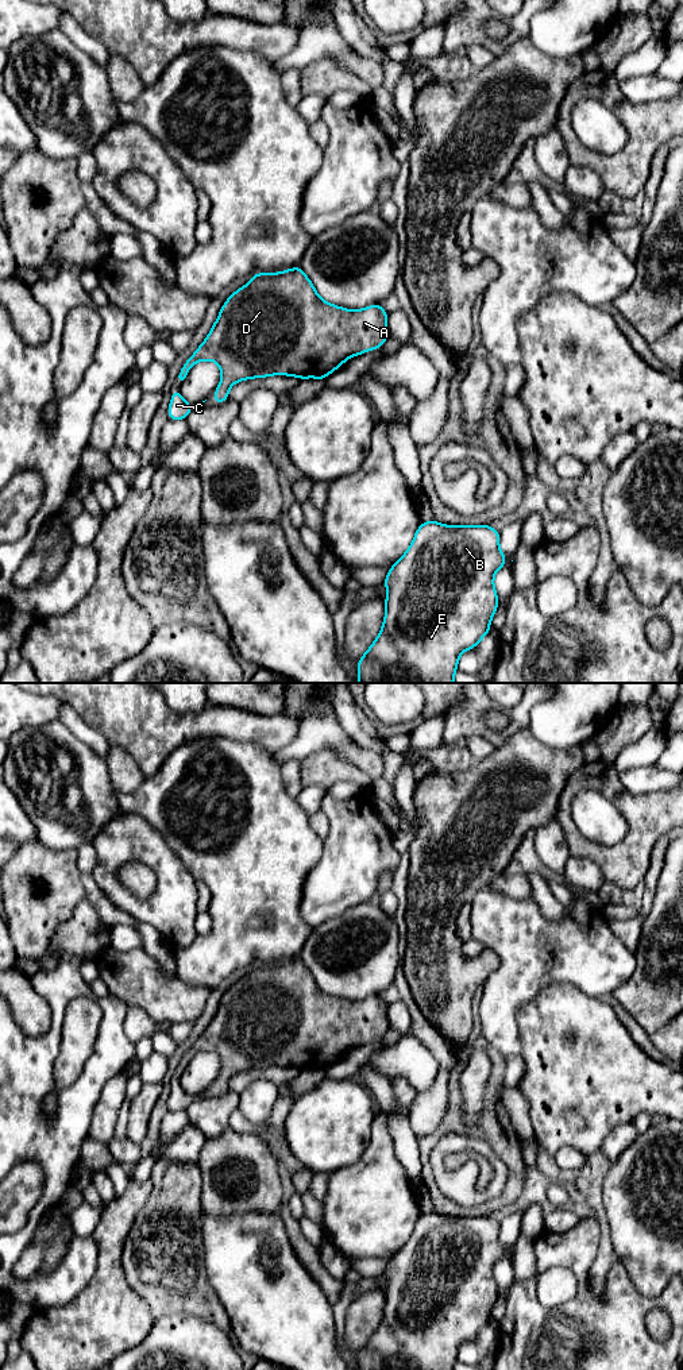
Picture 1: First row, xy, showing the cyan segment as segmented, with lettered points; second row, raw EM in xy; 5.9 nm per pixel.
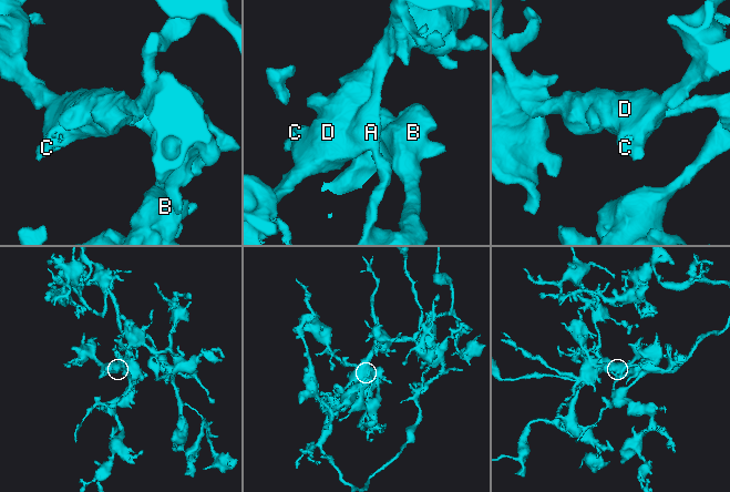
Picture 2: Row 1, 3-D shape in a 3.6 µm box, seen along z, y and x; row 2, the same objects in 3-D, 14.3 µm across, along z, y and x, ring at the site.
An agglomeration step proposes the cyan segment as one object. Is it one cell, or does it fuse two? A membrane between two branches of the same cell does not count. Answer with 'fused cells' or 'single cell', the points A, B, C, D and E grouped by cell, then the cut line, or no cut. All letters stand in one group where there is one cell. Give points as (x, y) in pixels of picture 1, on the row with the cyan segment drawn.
single cell; groups A B C D E; cut none

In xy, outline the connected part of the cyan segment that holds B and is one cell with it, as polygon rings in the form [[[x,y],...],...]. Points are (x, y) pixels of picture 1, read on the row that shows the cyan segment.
[[[435,520],[421,522],[414,533],[414,539],[408,551],[400,560],[389,568],[389,574],[383,582],[387,594],[385,598],[386,613],[379,634],[370,645],[367,652],[358,660],[359,683],[454,683],[458,661],[464,651],[475,648],[479,641],[490,632],[491,618],[498,609],[498,595],[494,587],[495,572],[508,563],[505,555],[499,549],[499,532],[489,525],[460,525],[451,526],[440,524]]]

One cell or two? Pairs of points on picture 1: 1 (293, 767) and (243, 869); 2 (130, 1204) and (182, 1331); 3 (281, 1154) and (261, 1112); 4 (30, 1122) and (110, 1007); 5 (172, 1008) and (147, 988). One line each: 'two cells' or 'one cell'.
1: two cells
2: two cells
3: one cell
4: one cell
5: one cell

